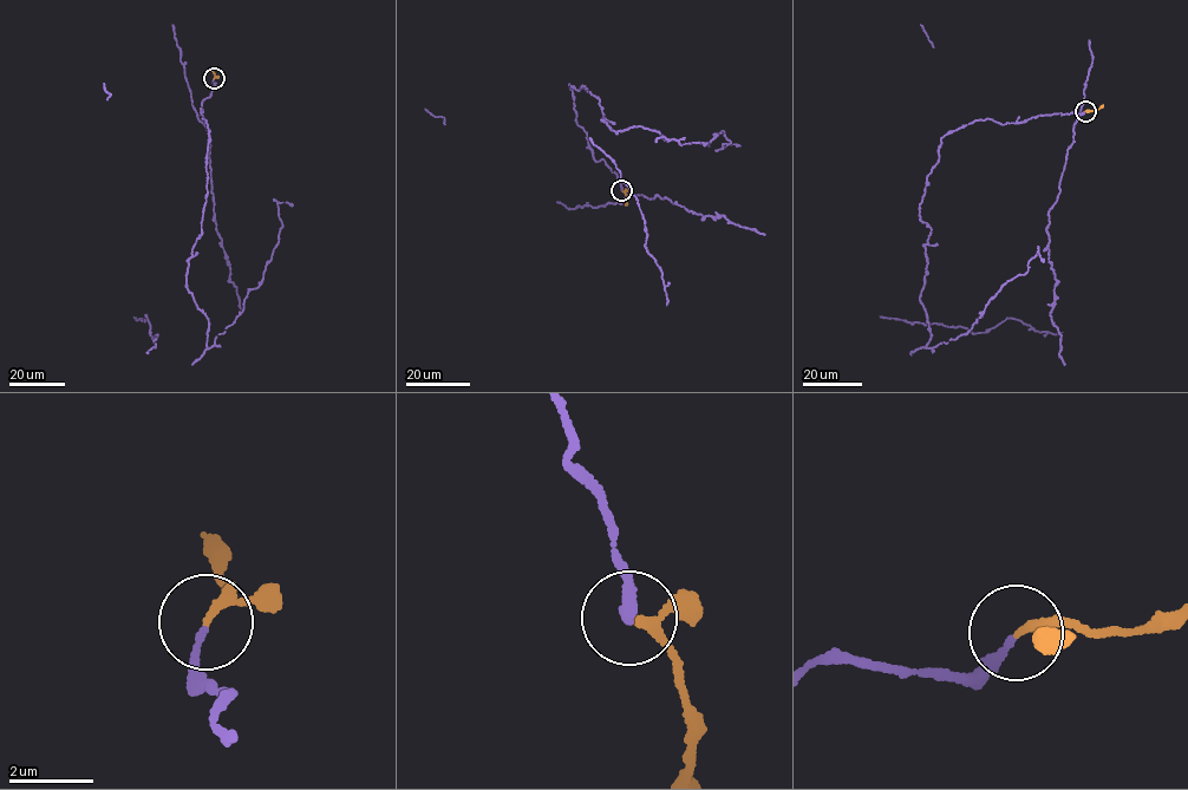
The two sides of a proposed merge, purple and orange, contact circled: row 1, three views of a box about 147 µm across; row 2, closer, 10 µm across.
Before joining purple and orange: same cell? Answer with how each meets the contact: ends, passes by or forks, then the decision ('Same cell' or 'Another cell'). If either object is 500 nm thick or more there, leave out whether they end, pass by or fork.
At the ring purple ends. At the ring orange passes by. Same cell

